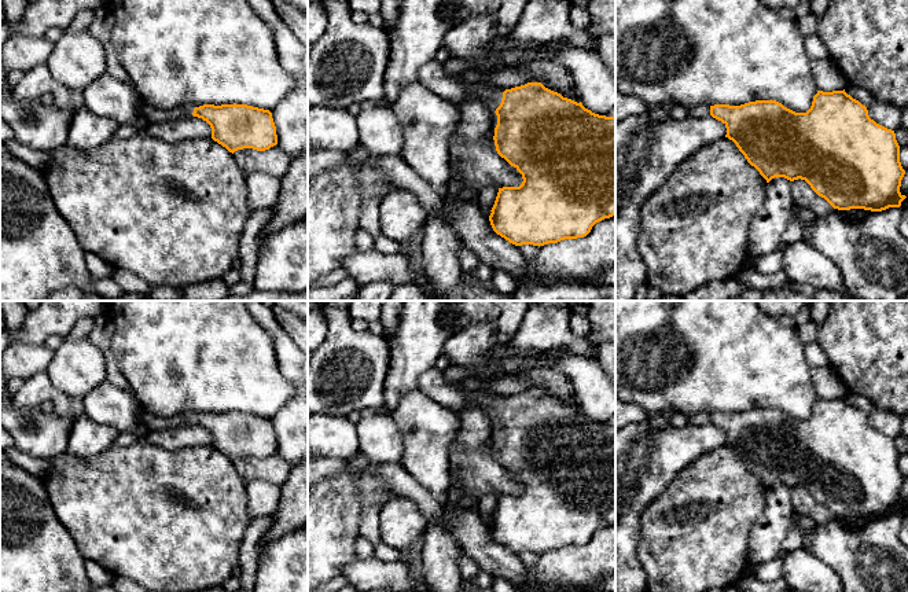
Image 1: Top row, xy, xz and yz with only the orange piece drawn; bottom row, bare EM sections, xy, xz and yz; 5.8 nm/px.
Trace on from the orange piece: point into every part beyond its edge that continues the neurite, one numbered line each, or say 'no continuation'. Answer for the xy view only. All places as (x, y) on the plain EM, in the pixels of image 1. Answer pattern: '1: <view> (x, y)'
1: xy (150, 422)

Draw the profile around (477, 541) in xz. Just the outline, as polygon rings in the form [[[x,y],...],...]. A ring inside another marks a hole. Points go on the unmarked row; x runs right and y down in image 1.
[[[378,464],[376,475],[394,494],[412,500],[424,515],[427,523],[446,516],[445,525],[452,536],[460,541],[463,554],[473,559],[479,570],[511,582],[514,587],[526,582],[527,566],[518,554],[497,543],[482,518],[466,508],[451,512],[445,503],[435,500],[426,488],[418,483],[401,464]]]

